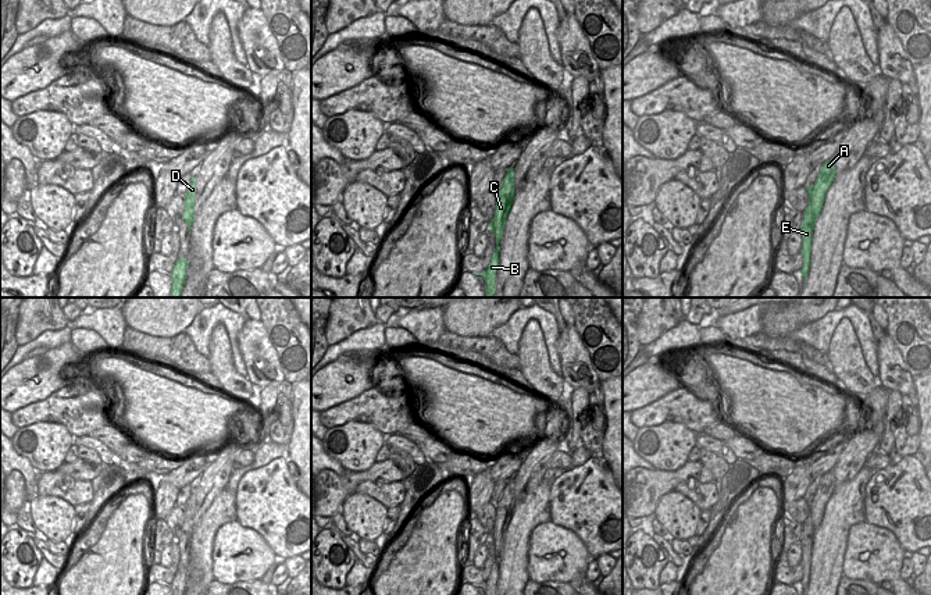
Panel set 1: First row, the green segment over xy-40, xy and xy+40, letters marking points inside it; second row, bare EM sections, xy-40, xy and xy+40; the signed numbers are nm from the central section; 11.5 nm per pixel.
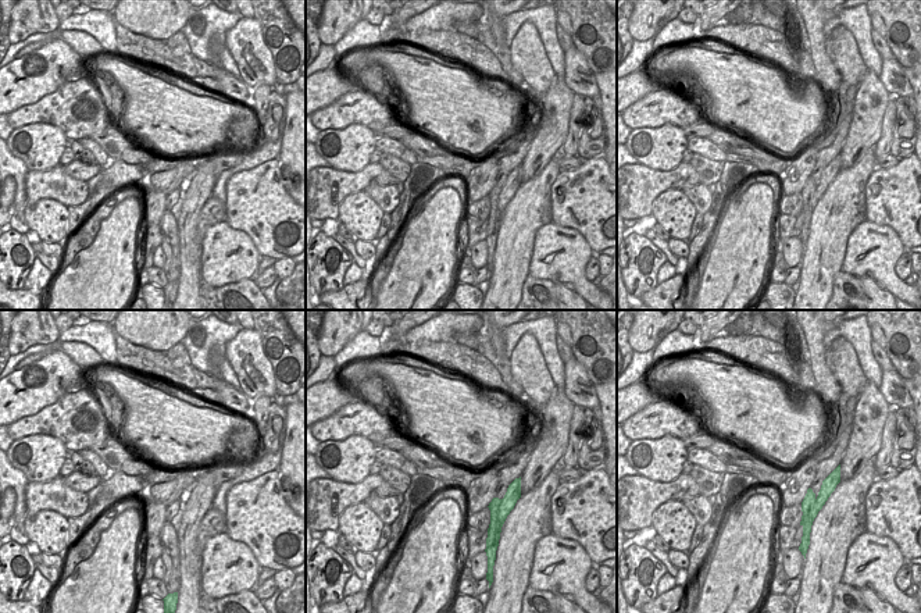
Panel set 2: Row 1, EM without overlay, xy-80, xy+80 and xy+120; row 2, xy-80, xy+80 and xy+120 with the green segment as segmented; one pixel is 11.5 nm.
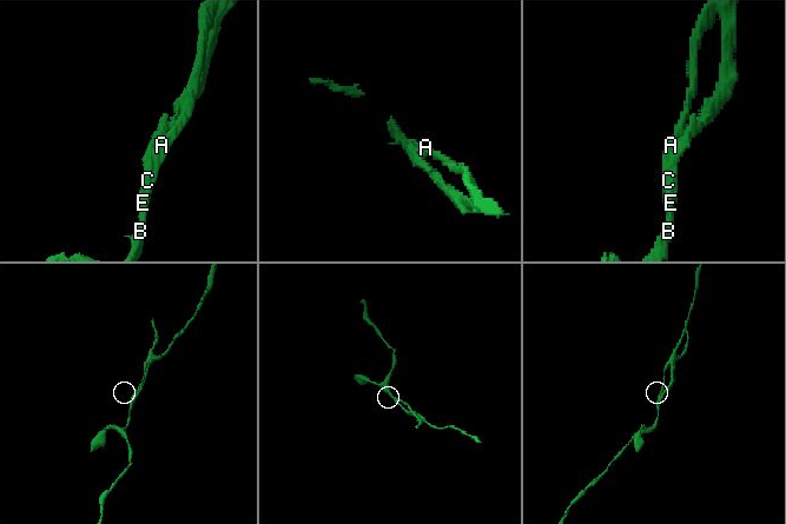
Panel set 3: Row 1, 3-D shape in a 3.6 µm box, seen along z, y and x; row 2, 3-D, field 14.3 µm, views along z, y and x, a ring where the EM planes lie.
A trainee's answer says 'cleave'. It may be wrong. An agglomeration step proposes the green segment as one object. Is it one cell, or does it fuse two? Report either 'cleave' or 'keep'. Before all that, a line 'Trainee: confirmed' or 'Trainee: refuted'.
Trainee: confirmed
cleave

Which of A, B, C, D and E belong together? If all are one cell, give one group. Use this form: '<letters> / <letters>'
A C D / B E

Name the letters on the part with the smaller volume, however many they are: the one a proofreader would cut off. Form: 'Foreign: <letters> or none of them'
Foreign: A, C, D

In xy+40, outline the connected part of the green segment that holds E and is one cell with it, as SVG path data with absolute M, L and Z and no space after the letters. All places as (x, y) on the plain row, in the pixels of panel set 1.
M809 496L806 499L809 506L809 514L803 523L802 537L800 537L800 546L802 546L802 569L803 569L803 577L800 580L800 585L803 588L803 592L807 588L809 577L810 577L810 560L811 560L811 548L813 548L813 538L816 535L813 520L810 516L810 506L813 503L814 496Z

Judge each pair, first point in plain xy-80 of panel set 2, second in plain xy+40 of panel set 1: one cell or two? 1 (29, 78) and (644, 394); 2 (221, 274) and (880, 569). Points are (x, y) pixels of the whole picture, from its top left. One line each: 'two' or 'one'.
1: one
2: one

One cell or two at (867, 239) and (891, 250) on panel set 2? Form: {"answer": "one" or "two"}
{"answer": "one"}

